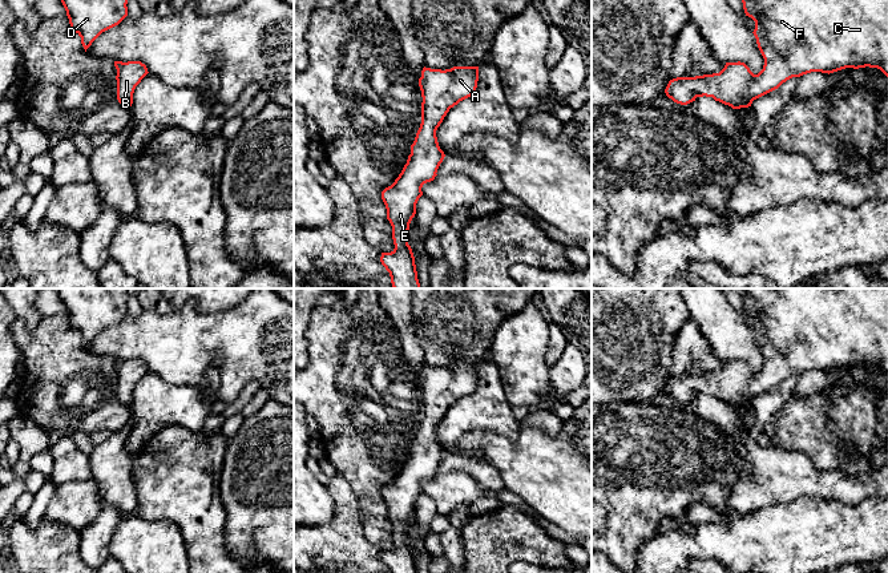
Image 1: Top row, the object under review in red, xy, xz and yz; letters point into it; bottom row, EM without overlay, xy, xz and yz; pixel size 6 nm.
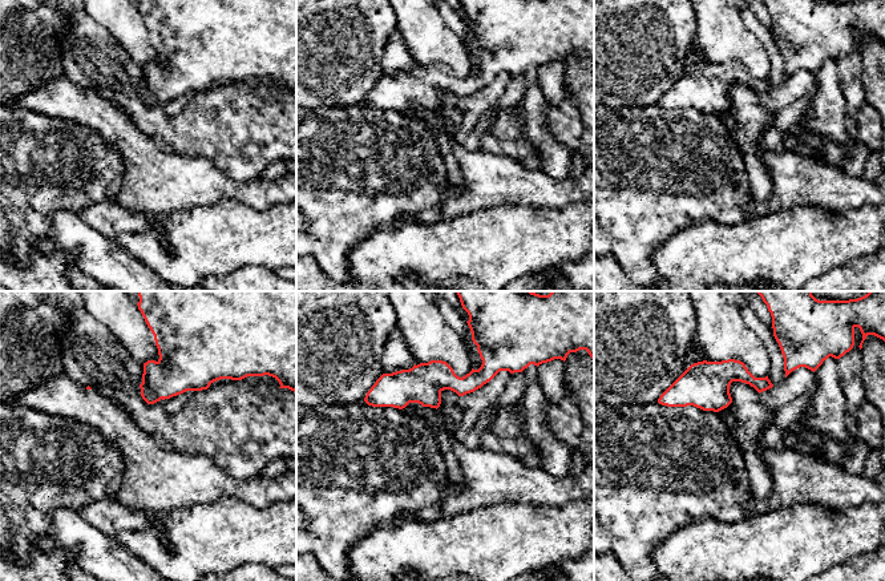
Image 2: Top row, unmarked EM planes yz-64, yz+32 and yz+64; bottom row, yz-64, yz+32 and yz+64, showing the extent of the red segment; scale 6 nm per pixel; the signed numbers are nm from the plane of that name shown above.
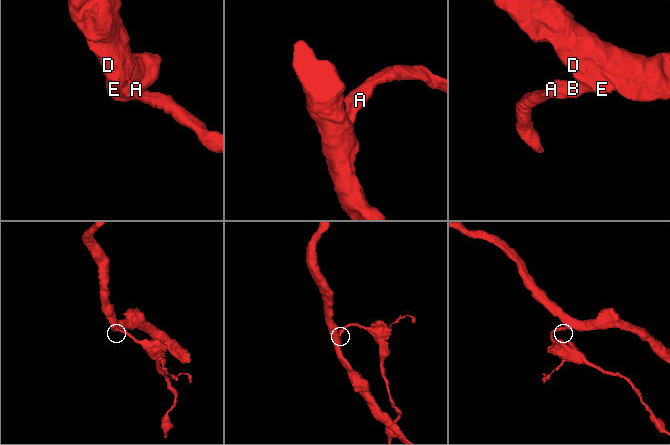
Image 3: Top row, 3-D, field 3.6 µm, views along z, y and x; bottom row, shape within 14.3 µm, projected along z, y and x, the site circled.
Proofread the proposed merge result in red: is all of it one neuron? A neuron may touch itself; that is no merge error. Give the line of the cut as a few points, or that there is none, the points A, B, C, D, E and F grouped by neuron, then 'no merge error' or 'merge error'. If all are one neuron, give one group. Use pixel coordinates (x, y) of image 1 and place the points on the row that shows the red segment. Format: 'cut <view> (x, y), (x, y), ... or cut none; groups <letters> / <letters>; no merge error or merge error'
cut none; groups A B C D E F; no merge error

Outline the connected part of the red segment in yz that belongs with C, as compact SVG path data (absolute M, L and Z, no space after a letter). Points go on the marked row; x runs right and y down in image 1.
M742 0L746 16L755 21L754 36L764 58L763 69L754 74L744 62L726 62L719 73L677 77L665 93L674 102L687 105L697 97L713 97L732 109L748 108L752 101L778 89L792 77L811 72L833 73L845 68L877 68L888 77L888 0Z

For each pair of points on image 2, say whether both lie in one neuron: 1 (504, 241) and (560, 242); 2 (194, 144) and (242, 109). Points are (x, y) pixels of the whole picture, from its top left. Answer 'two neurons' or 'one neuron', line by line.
1: one neuron
2: one neuron

